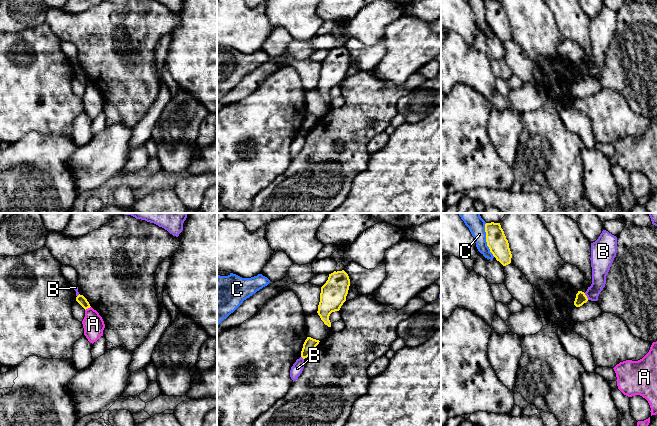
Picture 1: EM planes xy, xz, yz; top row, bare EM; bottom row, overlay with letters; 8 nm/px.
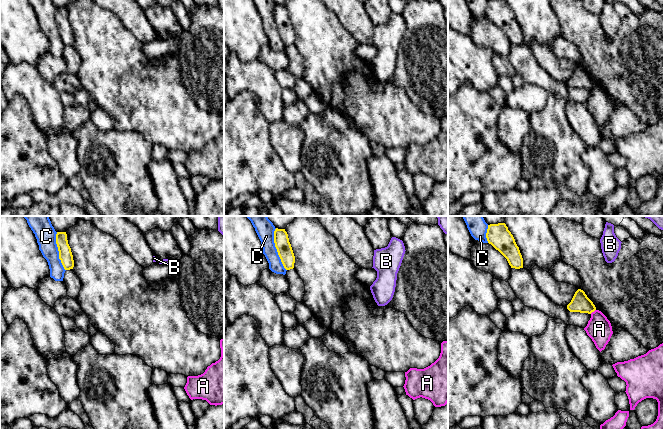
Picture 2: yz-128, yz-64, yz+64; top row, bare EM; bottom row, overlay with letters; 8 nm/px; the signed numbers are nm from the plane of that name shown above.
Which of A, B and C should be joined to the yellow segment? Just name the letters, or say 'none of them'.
none of them

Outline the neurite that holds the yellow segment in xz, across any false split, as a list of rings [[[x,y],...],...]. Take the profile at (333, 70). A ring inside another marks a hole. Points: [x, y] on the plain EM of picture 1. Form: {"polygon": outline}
{"polygon": [[[334,47],[329,50],[328,56],[321,63],[318,91],[325,101],[331,103],[329,92],[332,88],[339,87],[346,77],[350,62],[348,50],[342,47]]]}

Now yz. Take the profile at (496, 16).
{"polygon": [[[485,0],[486,18],[490,28],[503,42],[511,39],[512,30],[500,0]]]}

